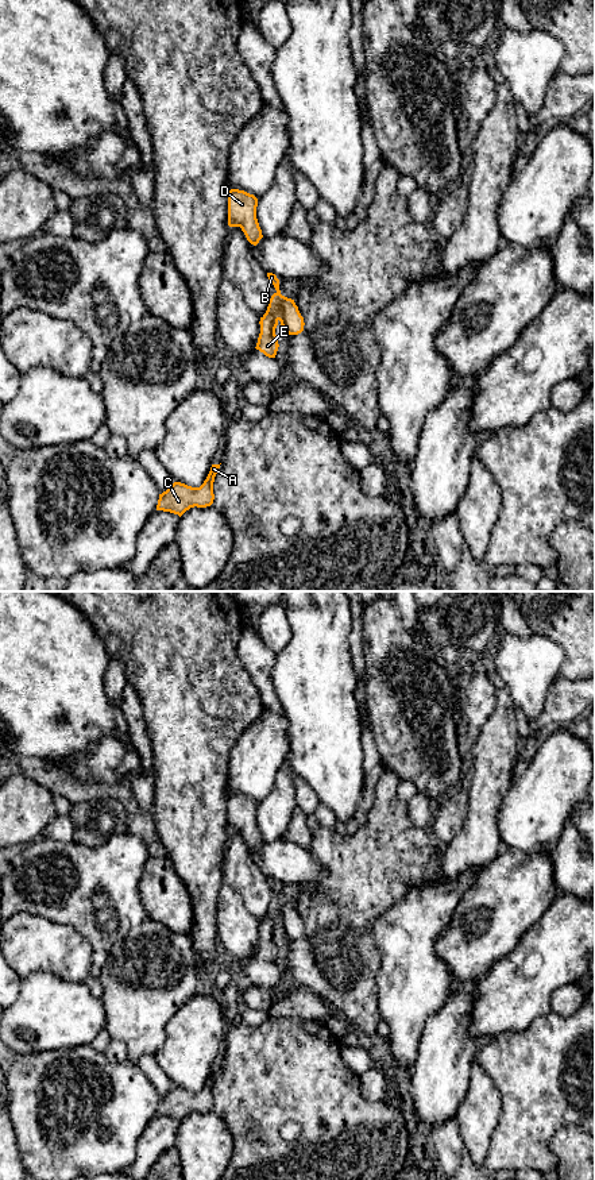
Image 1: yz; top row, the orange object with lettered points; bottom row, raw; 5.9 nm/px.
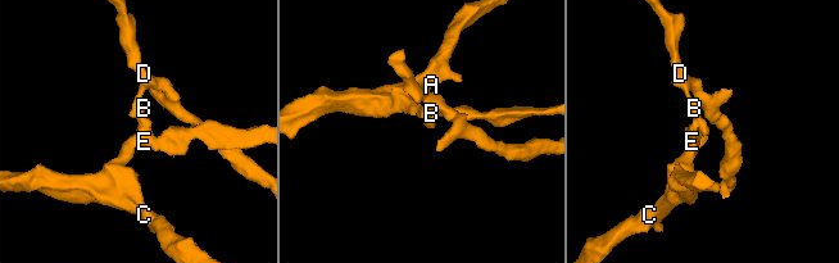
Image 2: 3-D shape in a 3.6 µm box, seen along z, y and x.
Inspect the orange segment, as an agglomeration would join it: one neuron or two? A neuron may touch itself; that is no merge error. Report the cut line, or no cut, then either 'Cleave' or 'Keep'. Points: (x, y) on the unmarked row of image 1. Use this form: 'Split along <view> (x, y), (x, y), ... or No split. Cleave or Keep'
Split along yz (277, 897), (279, 899), (278, 924). Cleave

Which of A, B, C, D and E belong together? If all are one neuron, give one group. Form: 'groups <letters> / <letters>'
groups A C E / B D

